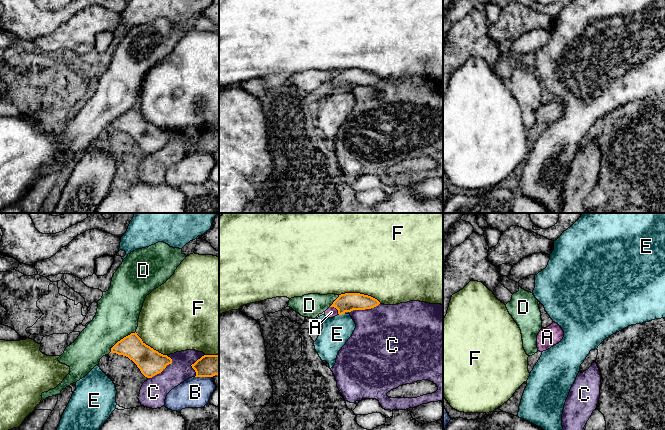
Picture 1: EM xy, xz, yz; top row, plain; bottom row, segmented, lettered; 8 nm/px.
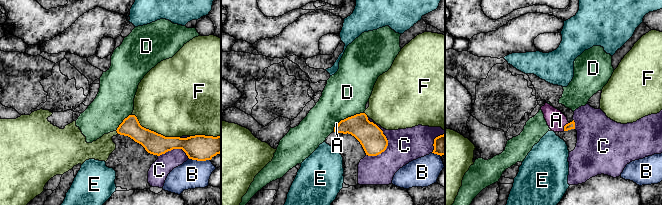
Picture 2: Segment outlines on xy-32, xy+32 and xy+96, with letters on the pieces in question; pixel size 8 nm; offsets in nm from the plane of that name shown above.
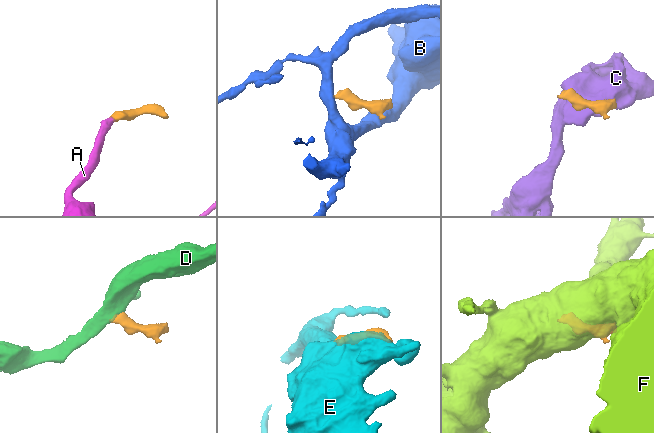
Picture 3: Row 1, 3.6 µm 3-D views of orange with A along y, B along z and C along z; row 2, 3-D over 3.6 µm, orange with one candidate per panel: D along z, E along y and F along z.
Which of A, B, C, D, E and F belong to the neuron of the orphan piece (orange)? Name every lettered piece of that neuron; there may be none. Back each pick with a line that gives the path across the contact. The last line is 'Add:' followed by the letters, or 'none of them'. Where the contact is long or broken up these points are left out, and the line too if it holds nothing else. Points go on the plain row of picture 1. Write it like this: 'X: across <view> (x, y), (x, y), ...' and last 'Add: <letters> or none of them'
A: across xz (347, 78), (336, 84), (331, 88)
Add: A

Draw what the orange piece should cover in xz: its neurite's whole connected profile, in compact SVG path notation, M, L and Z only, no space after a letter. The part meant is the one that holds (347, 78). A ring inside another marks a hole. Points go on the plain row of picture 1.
M345 69L333 78L333 80L325 87L325 92L333 94L337 91L345 90L353 86L365 86L378 82L380 78L368 71L360 69Z

